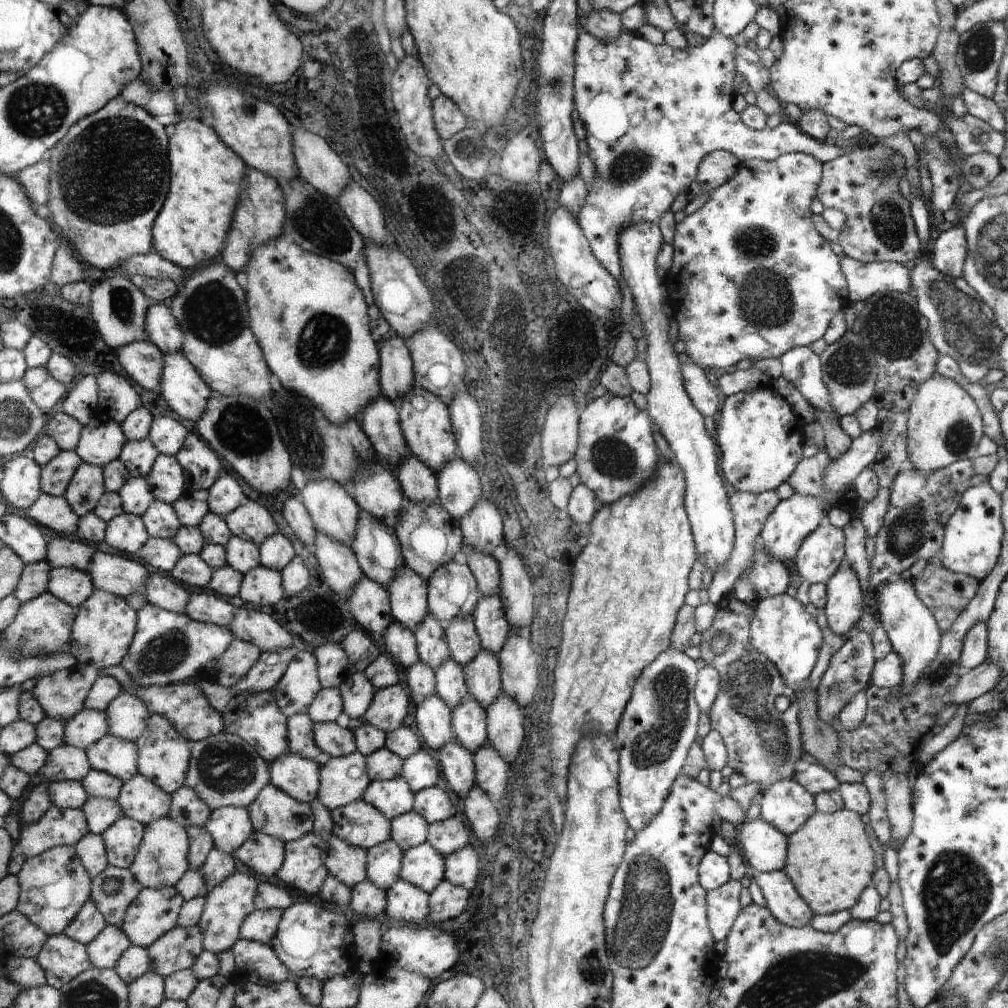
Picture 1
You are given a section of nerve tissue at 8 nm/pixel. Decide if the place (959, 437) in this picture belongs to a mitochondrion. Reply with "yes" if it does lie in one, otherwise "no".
yes

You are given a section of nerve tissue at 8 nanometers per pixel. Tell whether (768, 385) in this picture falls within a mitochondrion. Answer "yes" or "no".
no

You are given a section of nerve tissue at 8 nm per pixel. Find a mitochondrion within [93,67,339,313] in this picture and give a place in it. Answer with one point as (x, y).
(248, 108)

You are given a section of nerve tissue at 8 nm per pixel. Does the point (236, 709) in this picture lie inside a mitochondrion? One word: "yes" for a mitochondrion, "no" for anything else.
no

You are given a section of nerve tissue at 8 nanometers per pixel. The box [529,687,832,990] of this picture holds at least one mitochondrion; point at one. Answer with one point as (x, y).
(647, 906)

